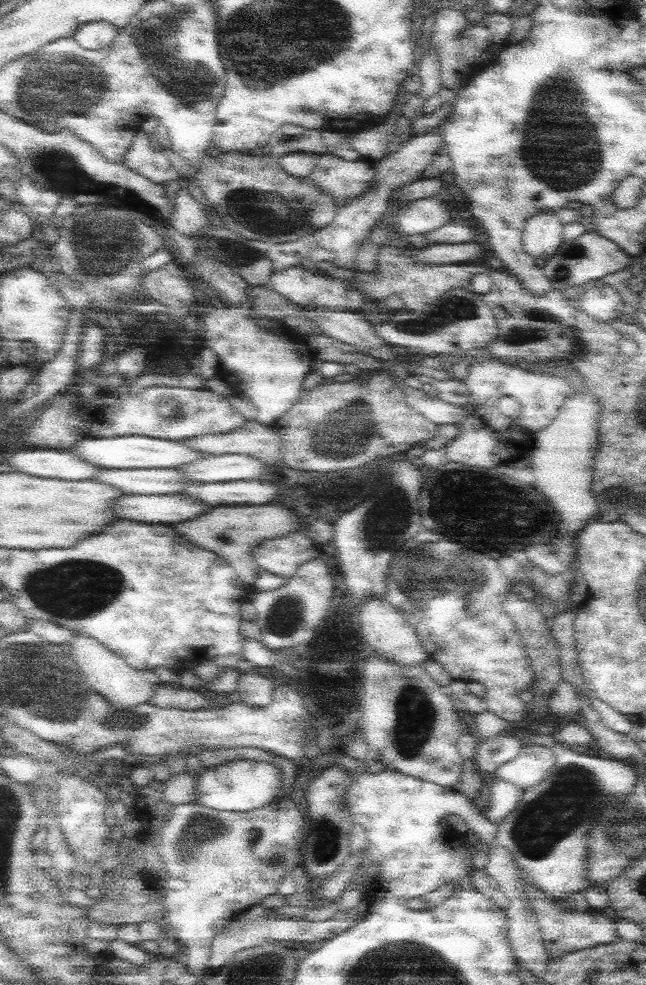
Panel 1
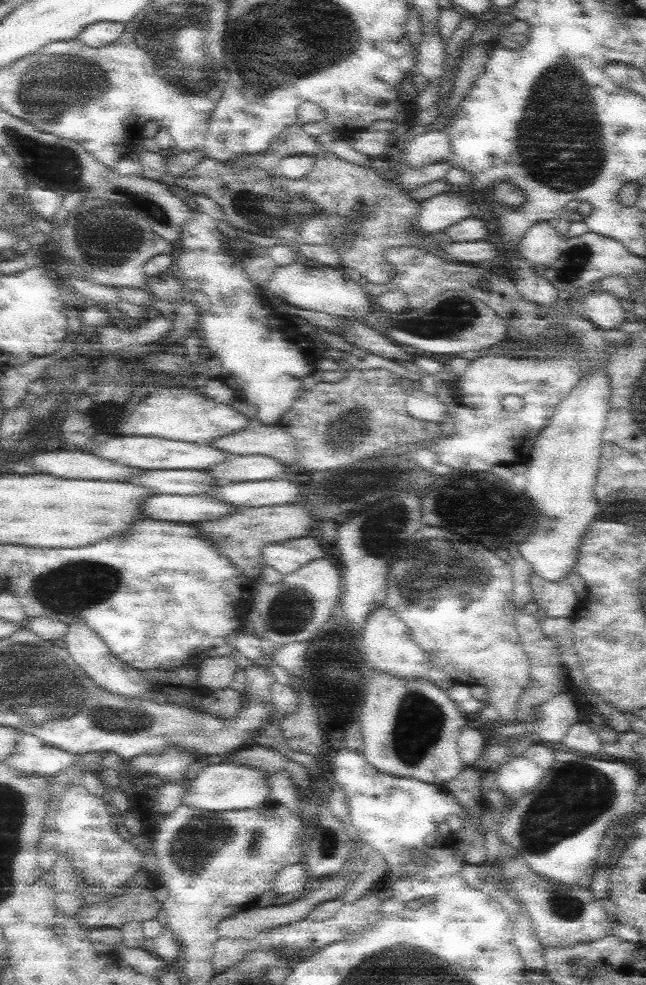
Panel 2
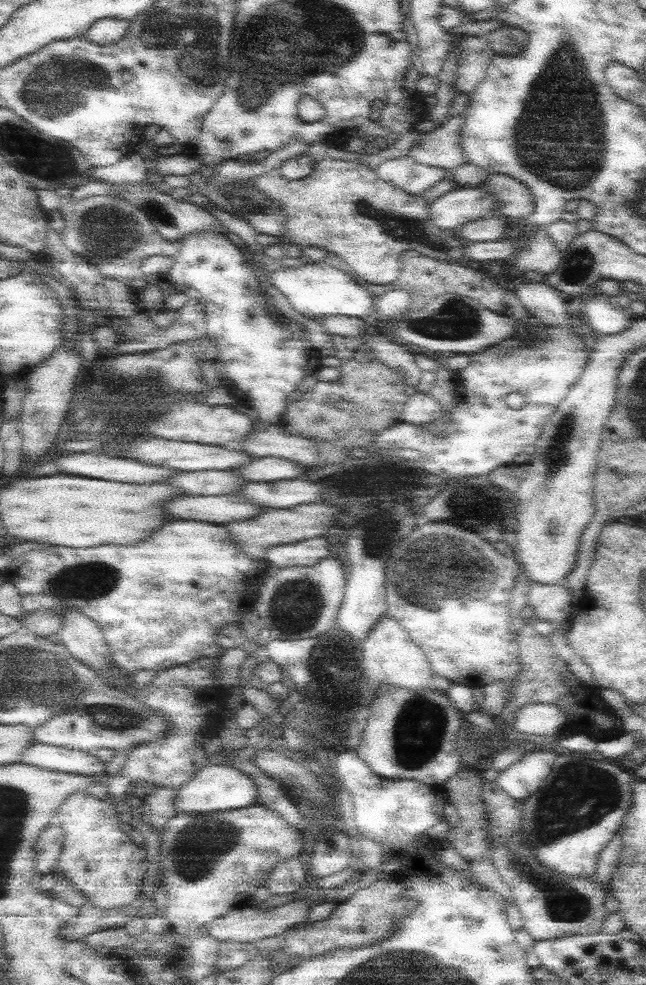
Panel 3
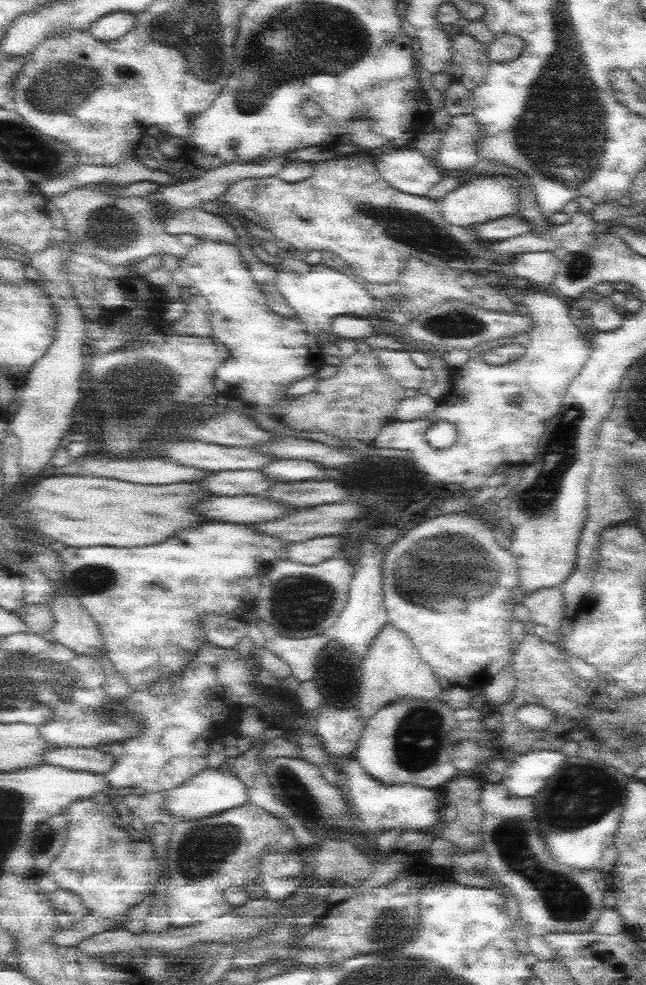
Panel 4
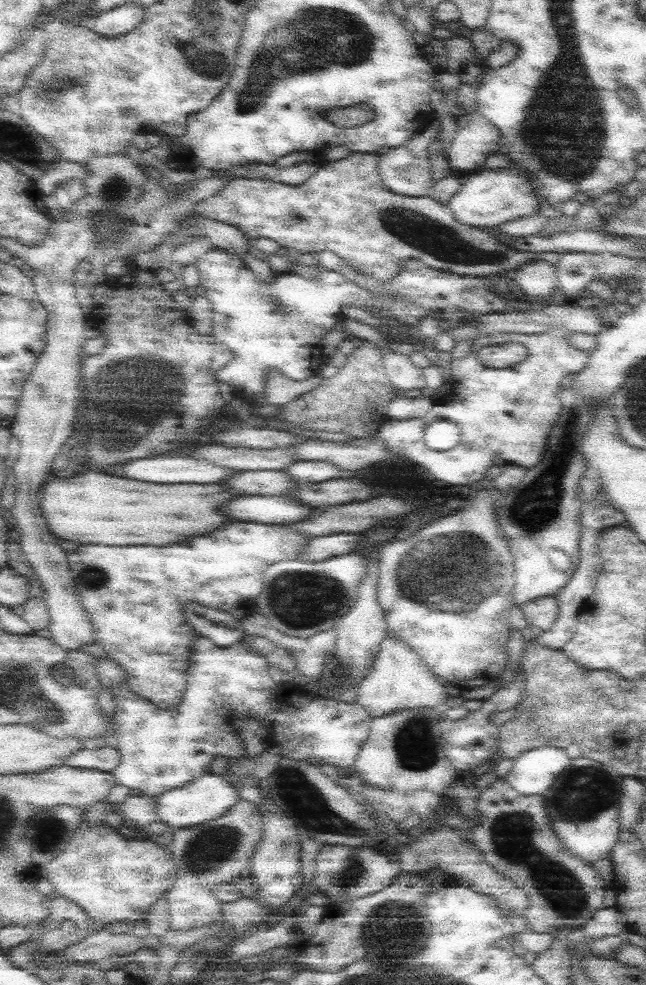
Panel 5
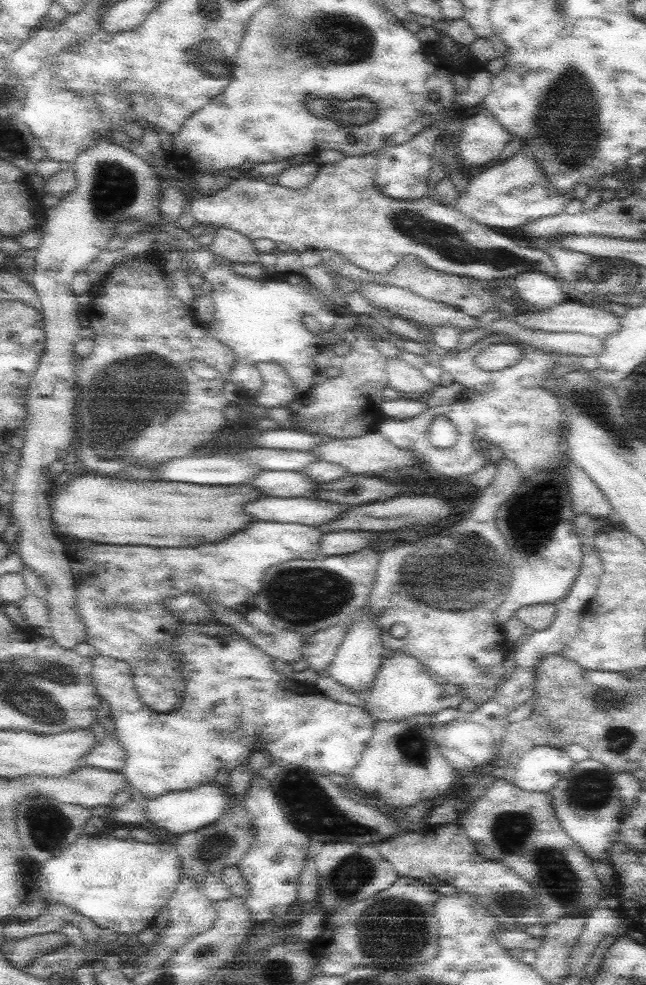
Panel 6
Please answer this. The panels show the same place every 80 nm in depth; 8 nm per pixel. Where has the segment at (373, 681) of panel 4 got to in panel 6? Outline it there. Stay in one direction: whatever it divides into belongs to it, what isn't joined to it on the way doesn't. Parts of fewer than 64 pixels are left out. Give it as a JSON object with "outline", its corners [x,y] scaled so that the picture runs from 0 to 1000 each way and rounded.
{"outline":[[[619,661],[598,662],[594,673],[582,683],[579,695],[563,712],[585,732],[622,732],[656,725],[673,726],[693,719],[709,720],[715,710],[692,705],[684,695],[686,691],[672,690],[663,677],[644,667]]]}

